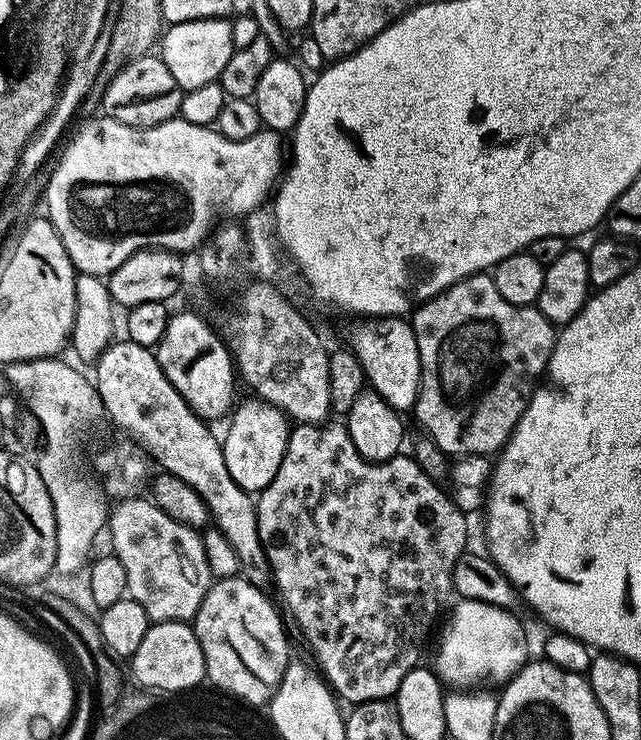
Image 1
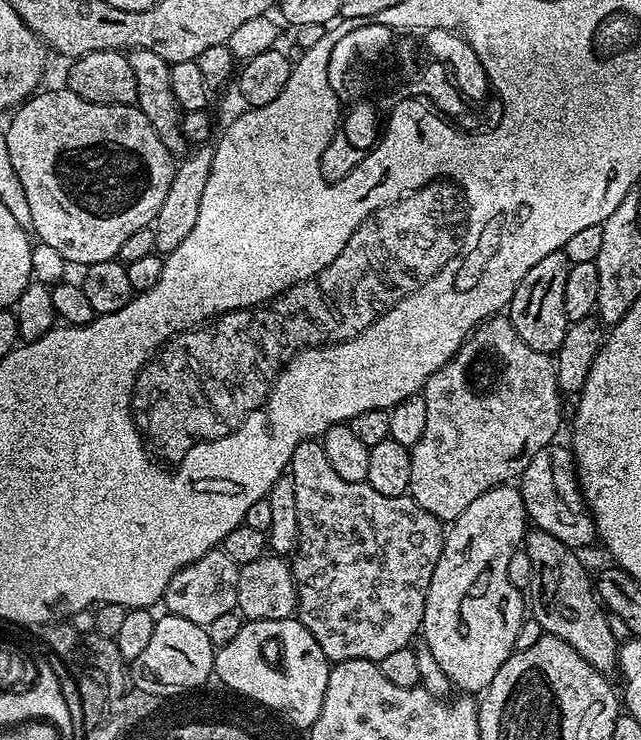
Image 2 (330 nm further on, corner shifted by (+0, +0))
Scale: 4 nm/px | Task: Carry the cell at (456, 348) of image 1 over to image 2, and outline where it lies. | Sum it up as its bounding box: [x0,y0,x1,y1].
[408,314,562,522]

